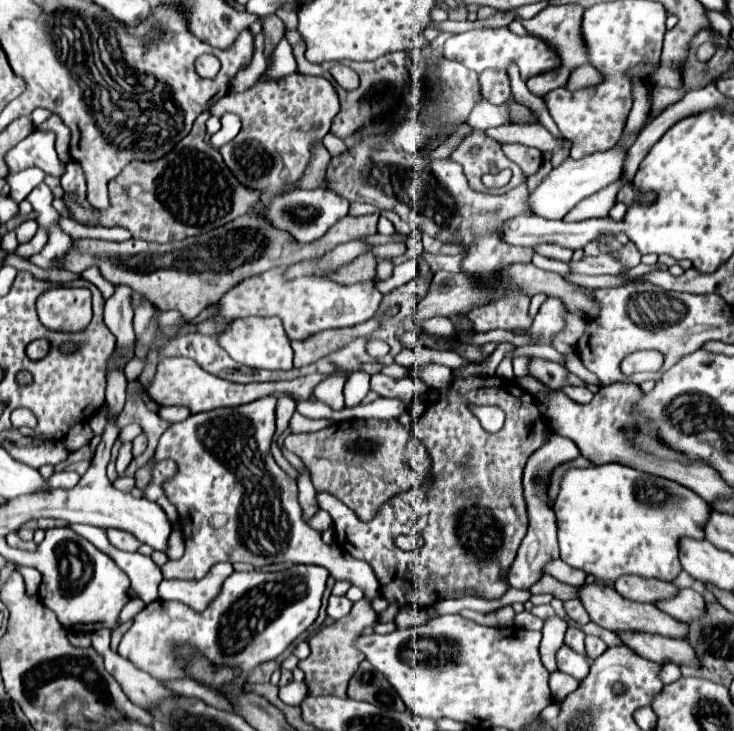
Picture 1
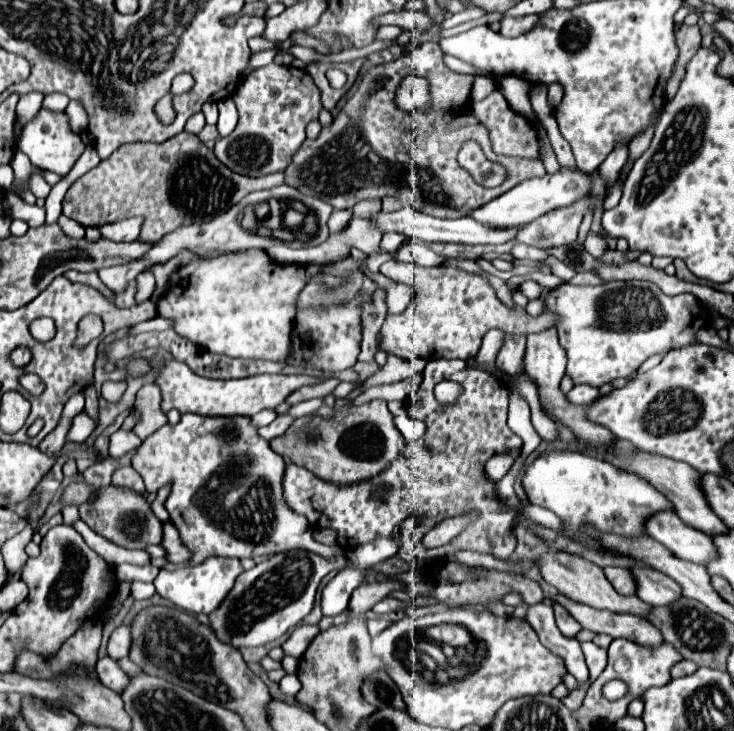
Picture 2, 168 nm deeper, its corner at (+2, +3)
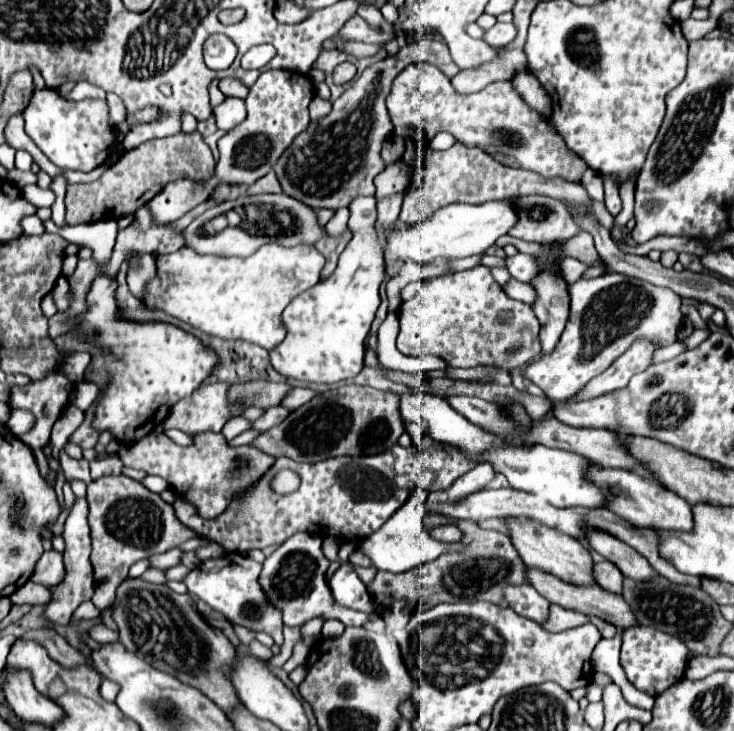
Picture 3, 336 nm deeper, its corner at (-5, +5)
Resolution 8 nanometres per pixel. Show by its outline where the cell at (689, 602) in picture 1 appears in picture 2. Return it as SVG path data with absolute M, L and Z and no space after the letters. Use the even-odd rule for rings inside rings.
M631 566L631 570L637 580L637 596L643 602L651 606L667 606L683 596L679 592L679 584L675 584L669 576L663 576L663 572L641 566Z

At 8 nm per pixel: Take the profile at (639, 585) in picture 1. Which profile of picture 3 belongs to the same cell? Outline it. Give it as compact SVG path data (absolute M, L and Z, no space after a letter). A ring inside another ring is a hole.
M602 560L602 562L594 564L592 576L594 576L594 580L596 580L602 588L606 588L606 590L610 590L610 592L614 592L614 594L620 594L620 592L622 592L622 578L624 578L624 576L622 576L622 572L620 572L612 562Z

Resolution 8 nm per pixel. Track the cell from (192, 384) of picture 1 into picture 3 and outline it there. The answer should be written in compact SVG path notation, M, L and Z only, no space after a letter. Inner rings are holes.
M202 384L194 394L182 398L178 404L172 406L170 416L164 420L164 430L170 428L178 428L190 436L198 434L198 432L220 432L224 428L224 424L230 420L230 416L240 416L244 408L230 404L228 402L228 384Z

